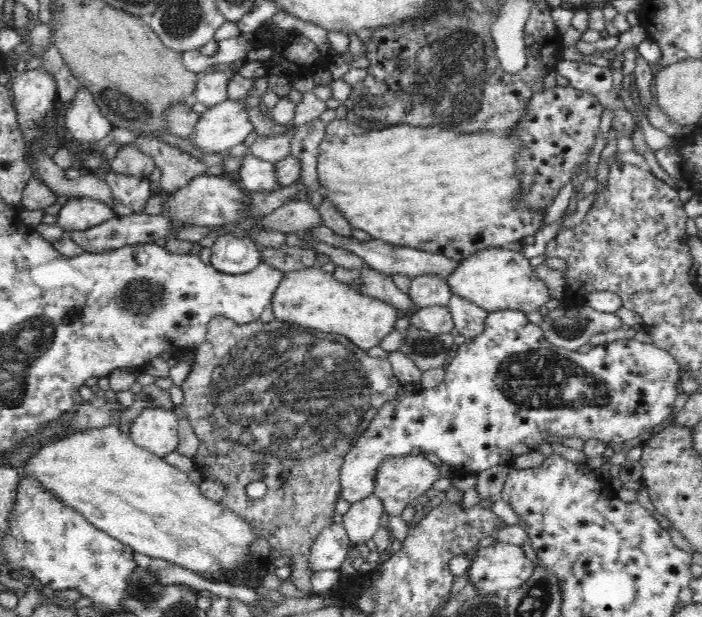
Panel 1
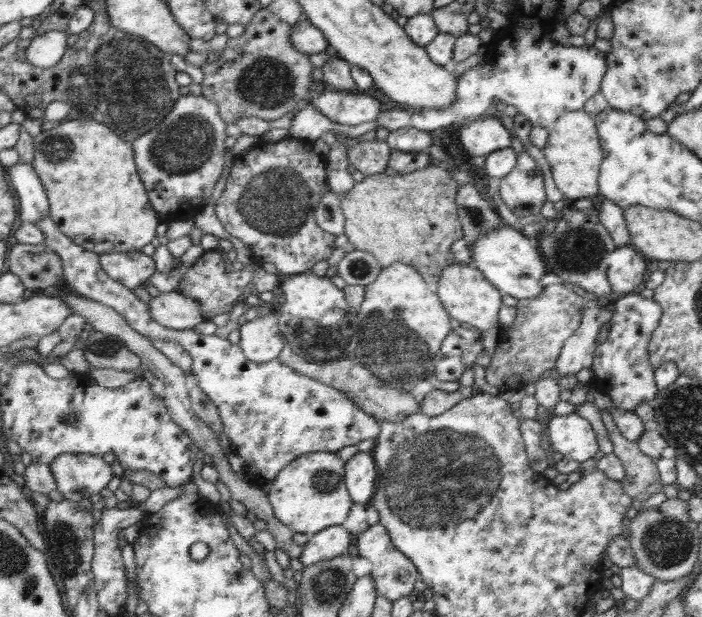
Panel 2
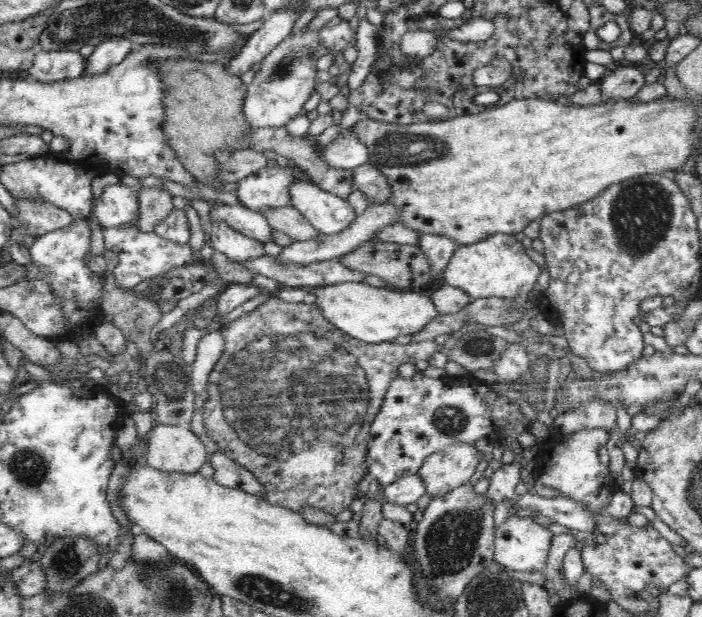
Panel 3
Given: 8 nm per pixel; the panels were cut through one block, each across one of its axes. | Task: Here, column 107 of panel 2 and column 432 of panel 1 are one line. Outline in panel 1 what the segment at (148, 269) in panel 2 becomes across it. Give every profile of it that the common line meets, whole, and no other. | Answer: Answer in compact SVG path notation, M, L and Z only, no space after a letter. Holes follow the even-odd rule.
M324 225L304 230L304 233L306 233L306 235L312 235L312 237L318 241L324 241L328 244L357 254L359 258L364 260L365 265L368 265L369 268L378 270L390 277L393 277L394 275L407 275L410 279L414 279L416 276L430 274L431 276L442 276L445 279L444 281L447 282L448 278L450 278L450 274L452 274L461 263L447 258L442 254L426 252L424 250L418 250L407 246L396 246L396 244L390 244L390 242L380 239L358 241L357 239L354 239L354 237L345 237L340 234L336 234L336 232L332 229Z

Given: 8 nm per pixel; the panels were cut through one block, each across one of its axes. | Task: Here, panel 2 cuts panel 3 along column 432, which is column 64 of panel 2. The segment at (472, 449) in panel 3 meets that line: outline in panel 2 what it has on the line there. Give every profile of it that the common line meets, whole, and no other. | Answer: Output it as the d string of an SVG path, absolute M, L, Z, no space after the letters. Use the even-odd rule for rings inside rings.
M64 453L49 464L58 492L69 501L80 501L98 494L112 480L110 458Z

